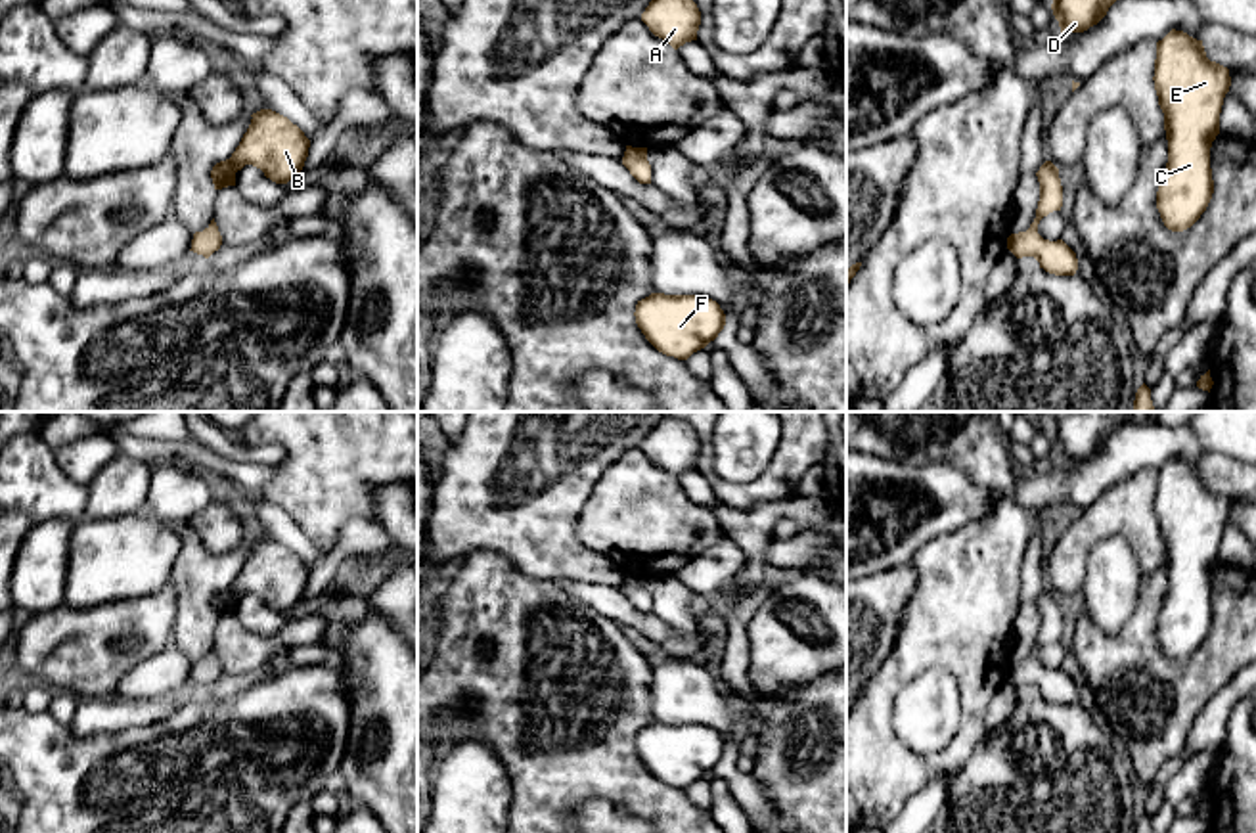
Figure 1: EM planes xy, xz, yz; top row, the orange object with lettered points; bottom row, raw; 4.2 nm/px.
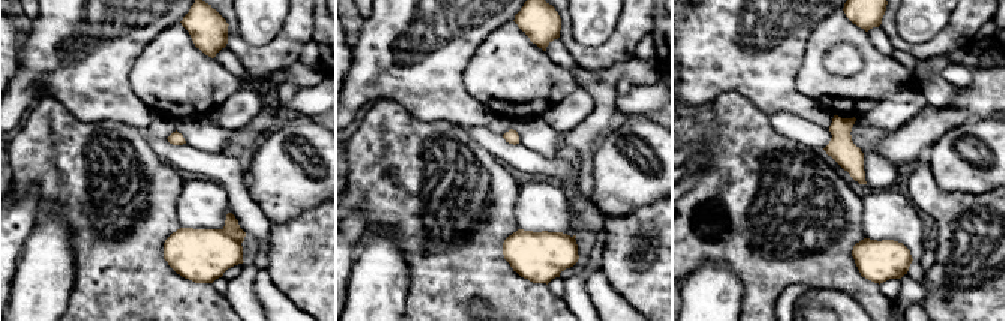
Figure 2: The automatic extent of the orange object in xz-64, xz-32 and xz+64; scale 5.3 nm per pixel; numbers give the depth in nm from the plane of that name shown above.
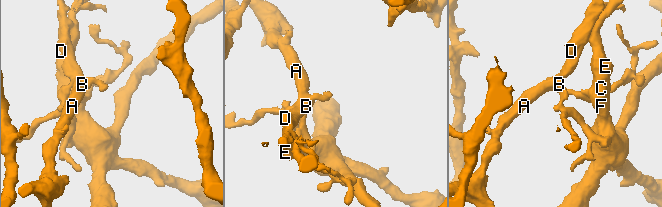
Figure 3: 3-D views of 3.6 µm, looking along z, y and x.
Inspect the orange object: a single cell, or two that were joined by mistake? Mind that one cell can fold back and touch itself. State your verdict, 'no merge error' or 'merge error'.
merge error

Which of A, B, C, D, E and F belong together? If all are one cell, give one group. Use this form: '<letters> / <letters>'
A B D / C E F

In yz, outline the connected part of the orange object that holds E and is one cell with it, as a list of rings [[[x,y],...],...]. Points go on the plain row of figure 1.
[[[1172,458],[1156,471],[1155,519],[1164,542],[1168,592],[1156,638],[1172,661],[1191,657],[1206,640],[1214,609],[1210,576],[1229,521],[1229,498],[1206,486],[1202,469]]]

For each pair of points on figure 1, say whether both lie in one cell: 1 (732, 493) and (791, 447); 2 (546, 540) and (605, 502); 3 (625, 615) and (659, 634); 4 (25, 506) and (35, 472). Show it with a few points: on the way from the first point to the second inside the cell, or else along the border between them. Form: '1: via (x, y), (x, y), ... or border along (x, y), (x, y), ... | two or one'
1: via (749, 493), (761, 489), (785, 464) | one
2: border along (598, 481), (579, 517), (577, 537), (605, 556) | two
3: via (632, 617), (651, 627) | one
4: via (25, 498), (27, 479) | one

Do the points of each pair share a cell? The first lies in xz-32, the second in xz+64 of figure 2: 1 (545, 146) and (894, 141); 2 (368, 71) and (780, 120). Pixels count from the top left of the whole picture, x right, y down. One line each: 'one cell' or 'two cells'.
1: two cells
2: two cells

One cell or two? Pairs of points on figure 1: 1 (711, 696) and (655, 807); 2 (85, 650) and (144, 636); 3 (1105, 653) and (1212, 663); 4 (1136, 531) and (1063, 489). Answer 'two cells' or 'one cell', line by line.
1: two cells
2: one cell
3: one cell
4: two cells

